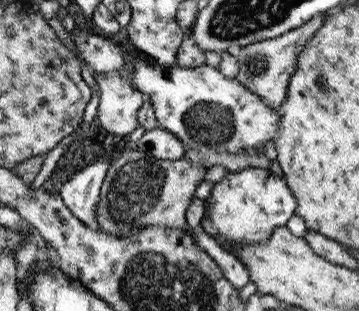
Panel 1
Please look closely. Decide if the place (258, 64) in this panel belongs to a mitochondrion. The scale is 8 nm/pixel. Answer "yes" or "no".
yes

